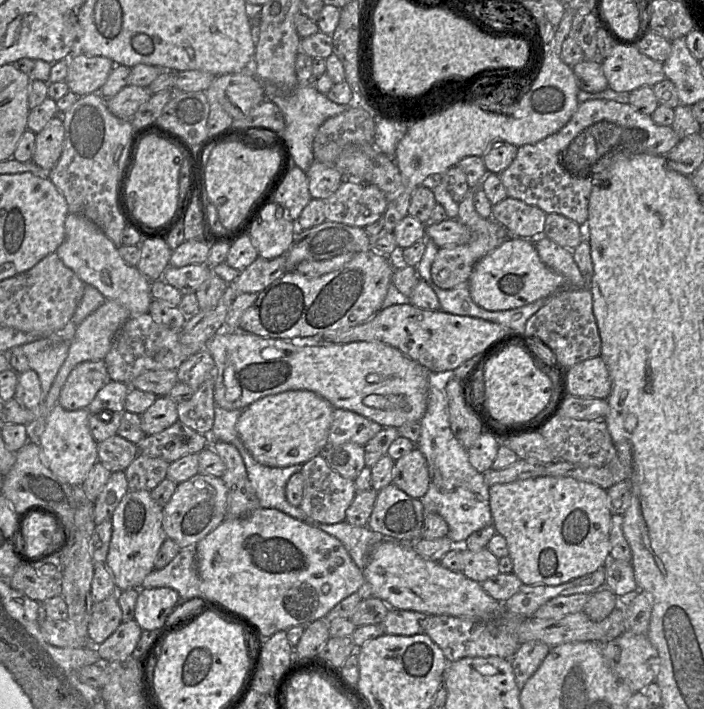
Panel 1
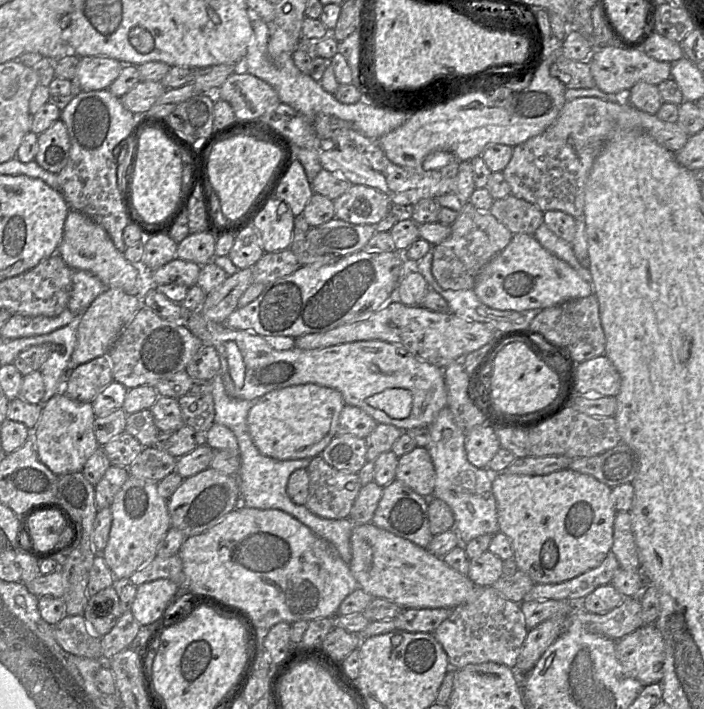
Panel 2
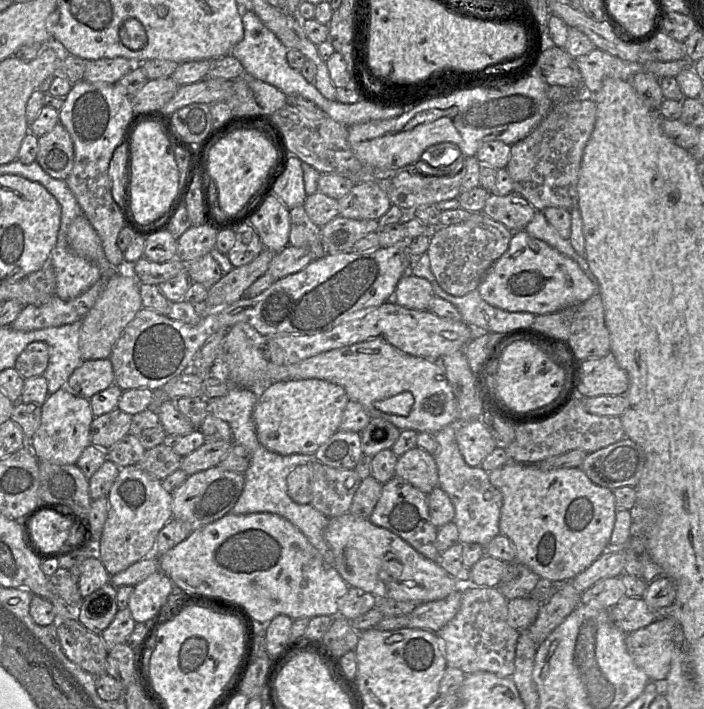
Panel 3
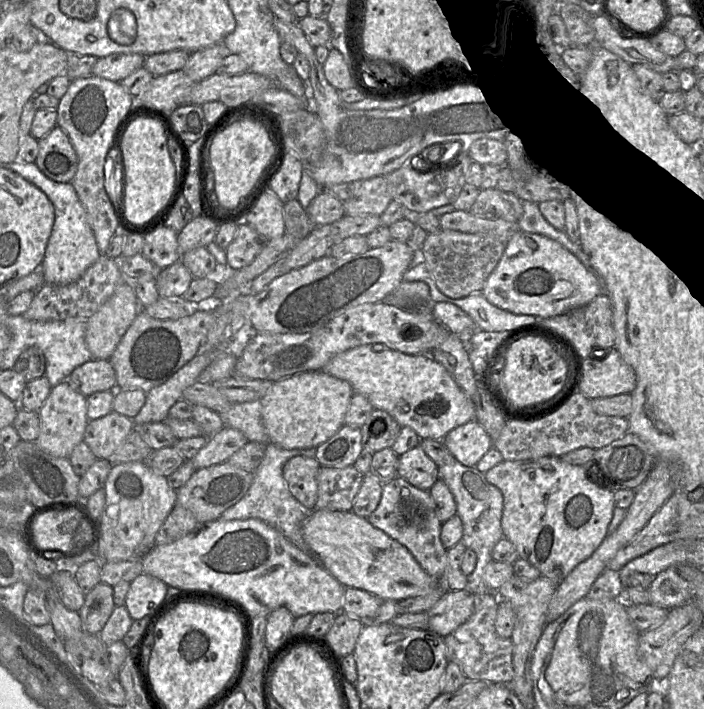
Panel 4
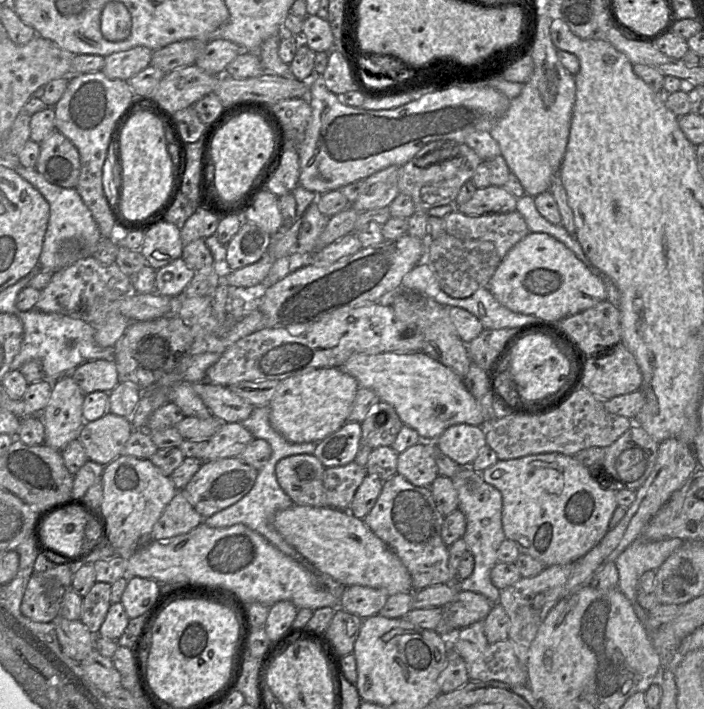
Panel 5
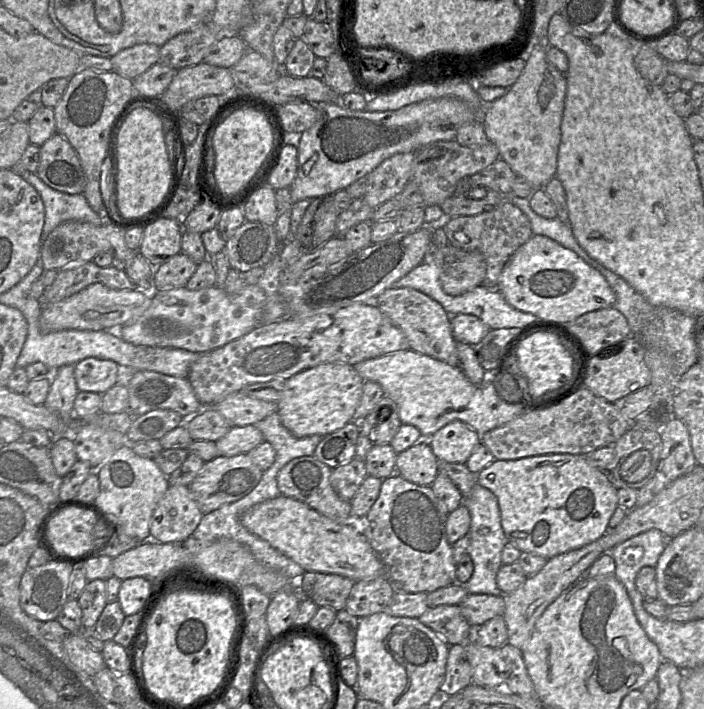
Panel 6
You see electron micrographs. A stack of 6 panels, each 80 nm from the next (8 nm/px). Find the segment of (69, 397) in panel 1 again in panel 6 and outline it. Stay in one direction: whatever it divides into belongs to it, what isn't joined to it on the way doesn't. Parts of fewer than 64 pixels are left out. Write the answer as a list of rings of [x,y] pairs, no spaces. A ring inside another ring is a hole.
[[[89,357],[73,366],[79,391],[103,394],[124,378],[123,370],[113,360]]]

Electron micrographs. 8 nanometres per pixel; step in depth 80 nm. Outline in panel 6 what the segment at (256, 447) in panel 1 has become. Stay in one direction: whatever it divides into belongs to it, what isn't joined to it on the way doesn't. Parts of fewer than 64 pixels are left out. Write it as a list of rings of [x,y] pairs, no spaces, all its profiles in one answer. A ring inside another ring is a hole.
[[[331,362],[303,370],[289,379],[277,402],[283,426],[295,437],[331,434],[354,420],[363,392],[364,379],[354,365]]]

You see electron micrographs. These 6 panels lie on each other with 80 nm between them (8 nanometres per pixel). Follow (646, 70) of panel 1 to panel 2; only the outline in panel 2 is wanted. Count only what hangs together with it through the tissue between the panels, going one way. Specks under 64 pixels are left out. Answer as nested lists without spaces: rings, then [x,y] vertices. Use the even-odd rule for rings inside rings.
[[[618,44],[605,45],[596,48],[587,59],[596,88],[605,93],[618,93],[630,90],[639,81],[658,85],[665,79],[671,78],[671,63],[659,61],[648,56],[641,48],[625,48]]]

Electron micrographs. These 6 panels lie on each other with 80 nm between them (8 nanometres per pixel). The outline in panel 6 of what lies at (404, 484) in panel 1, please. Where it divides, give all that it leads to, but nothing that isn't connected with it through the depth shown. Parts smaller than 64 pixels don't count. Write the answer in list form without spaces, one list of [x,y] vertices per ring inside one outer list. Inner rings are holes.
[[[422,438],[397,455],[396,473],[417,485],[431,486],[439,472],[440,461],[428,439]]]

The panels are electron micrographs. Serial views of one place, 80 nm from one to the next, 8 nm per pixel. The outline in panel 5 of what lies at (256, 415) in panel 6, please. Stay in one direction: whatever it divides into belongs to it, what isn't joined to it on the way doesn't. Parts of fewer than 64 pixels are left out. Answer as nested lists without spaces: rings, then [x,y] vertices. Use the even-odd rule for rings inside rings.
[[[207,382],[192,383],[195,392],[206,407],[222,423],[241,423],[253,412],[255,406],[229,390],[228,387]]]

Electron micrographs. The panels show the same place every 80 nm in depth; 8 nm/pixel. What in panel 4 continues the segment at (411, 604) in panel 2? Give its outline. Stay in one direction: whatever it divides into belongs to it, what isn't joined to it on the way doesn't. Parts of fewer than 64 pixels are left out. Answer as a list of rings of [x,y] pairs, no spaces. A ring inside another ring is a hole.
[[[315,509],[303,522],[302,535],[319,563],[345,588],[367,591],[383,601],[400,601],[429,594],[441,583],[420,566],[404,545],[352,510]]]

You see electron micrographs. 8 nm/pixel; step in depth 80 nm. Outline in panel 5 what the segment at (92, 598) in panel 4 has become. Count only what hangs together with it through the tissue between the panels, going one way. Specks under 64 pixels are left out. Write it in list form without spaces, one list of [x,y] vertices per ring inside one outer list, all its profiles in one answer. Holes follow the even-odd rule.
[[[95,582],[83,597],[80,620],[93,634],[97,634],[103,623],[110,602],[111,584]]]

